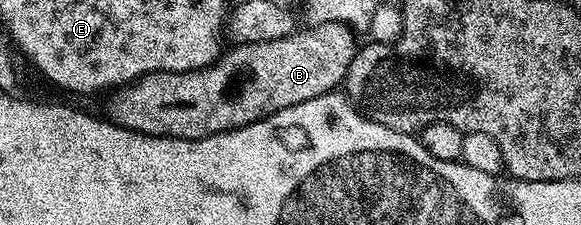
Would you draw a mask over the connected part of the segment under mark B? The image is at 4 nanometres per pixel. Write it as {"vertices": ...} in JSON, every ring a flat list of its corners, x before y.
{"vertices":[[318,24,306,27,306,29,306,32,298,31,287,38,279,38,271,42,238,44,230,47,230,52,229,49,224,51,217,57,214,63,209,64,206,68,196,68,190,72,152,72,146,76,141,76,138,80,134,80,133,83,116,89,115,94,110,95,113,97,109,100,108,119,119,128,130,128,133,132,142,132,145,136,169,136,172,140,202,140,220,132,234,132,236,128,254,124,257,120,266,120,266,118,275,115,279,110,287,110,291,106,299,106,311,98,319,98,323,94,334,91,344,81,359,44,358,41,353,41,353,36,355,36,354,29,347,24]]}

